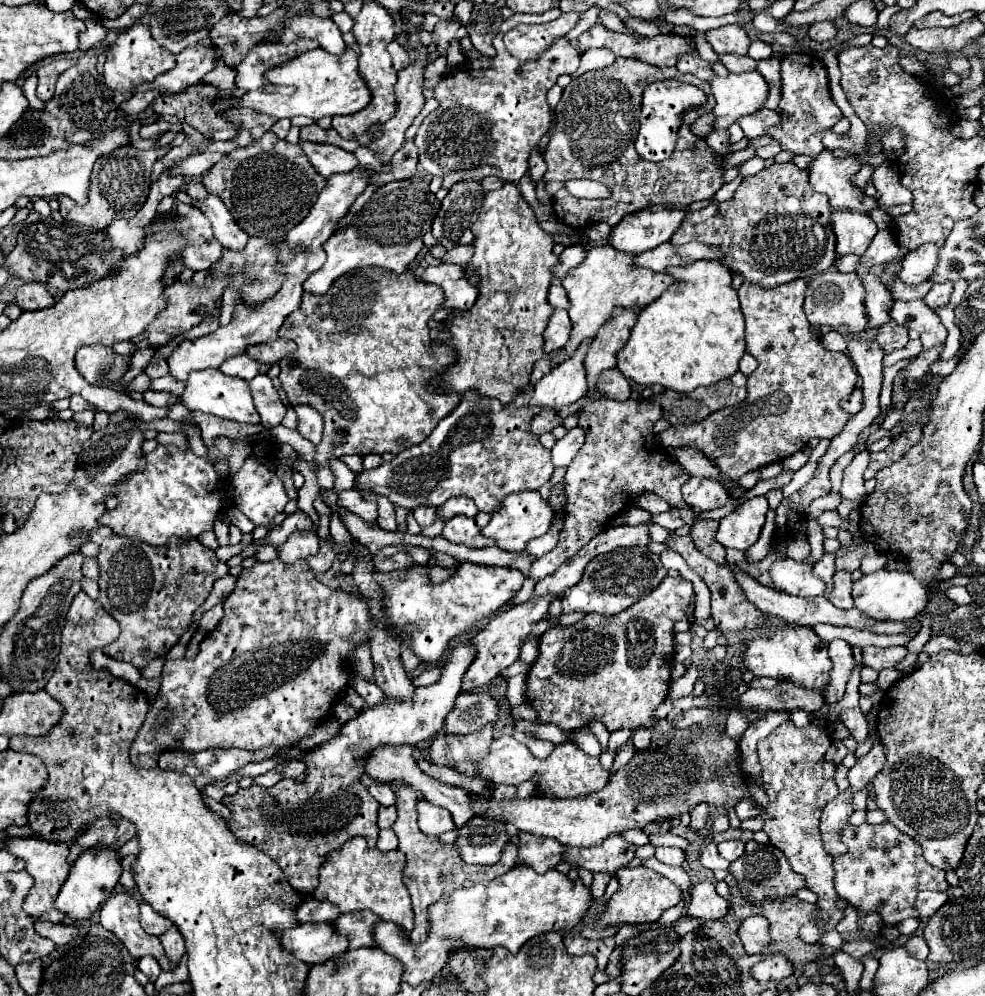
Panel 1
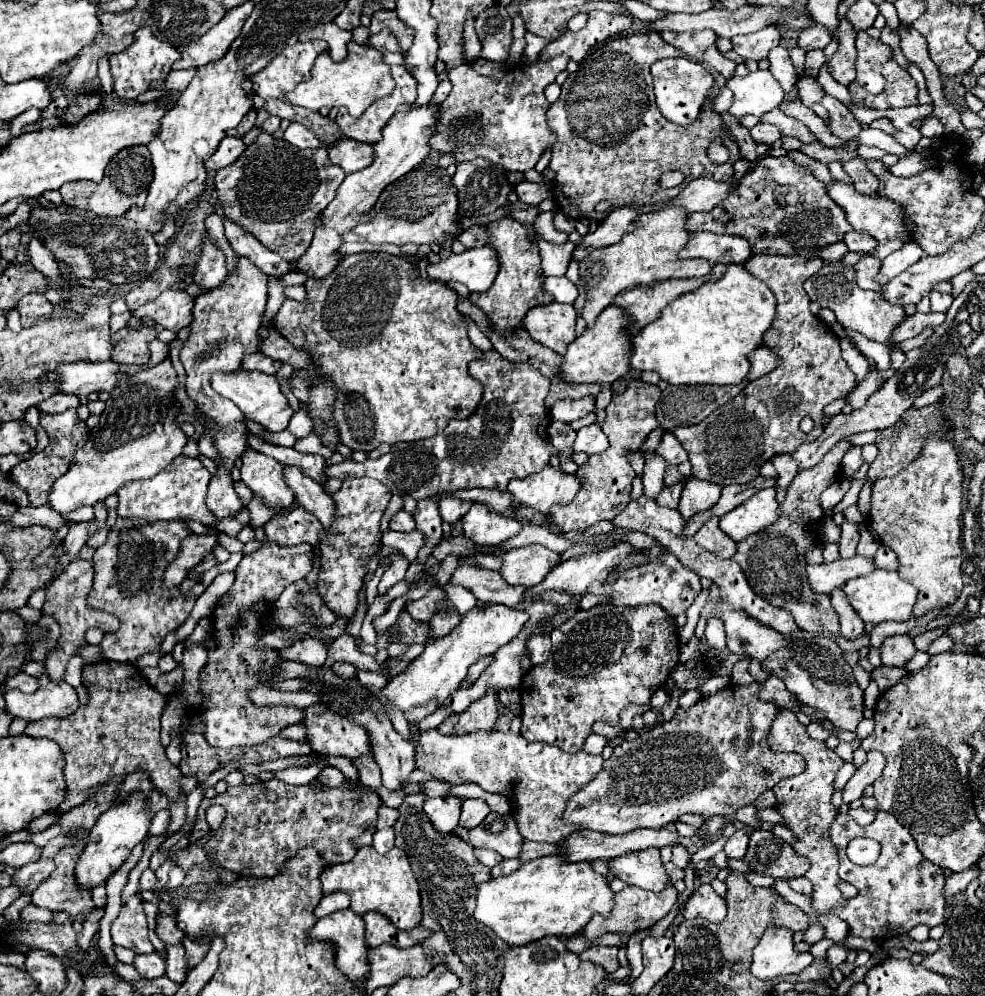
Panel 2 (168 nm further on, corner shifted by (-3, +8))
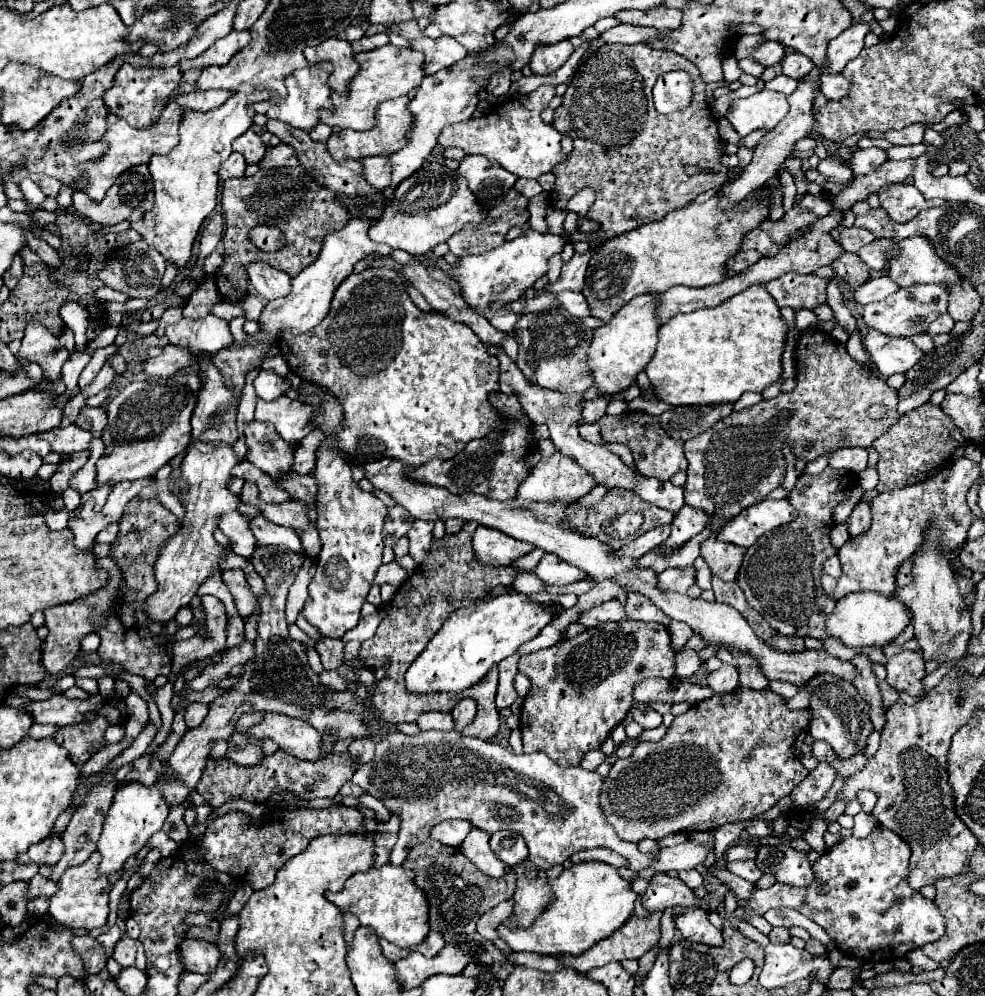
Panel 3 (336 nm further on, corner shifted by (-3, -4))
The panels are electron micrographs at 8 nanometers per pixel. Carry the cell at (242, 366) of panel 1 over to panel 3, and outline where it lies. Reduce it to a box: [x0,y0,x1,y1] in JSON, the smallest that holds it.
[253,371,291,401]

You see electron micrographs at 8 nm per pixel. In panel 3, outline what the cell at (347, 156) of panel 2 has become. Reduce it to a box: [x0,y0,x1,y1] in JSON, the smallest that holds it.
[361,157,391,187]

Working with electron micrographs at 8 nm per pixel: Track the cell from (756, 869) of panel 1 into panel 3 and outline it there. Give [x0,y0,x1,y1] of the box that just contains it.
[755,845,813,887]

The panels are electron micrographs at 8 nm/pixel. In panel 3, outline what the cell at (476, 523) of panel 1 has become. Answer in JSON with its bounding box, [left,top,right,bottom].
[473,525,535,567]

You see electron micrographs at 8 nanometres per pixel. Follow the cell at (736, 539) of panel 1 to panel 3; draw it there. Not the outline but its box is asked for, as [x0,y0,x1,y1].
[719,499,795,547]

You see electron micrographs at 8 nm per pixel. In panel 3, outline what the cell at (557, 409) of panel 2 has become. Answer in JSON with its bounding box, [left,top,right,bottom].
[581,395,611,423]

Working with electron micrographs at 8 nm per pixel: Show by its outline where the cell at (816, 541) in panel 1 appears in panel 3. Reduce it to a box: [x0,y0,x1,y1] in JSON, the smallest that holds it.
[859,466,878,490]

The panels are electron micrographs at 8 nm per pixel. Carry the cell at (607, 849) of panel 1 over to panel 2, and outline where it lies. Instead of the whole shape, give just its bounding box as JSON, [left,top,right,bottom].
[609,847,669,891]

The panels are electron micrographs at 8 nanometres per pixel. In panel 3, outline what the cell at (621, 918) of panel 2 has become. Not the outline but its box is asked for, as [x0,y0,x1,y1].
[559,913,661,973]

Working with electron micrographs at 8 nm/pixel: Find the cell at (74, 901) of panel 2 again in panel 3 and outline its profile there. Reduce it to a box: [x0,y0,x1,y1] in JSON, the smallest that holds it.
[49,853,111,929]

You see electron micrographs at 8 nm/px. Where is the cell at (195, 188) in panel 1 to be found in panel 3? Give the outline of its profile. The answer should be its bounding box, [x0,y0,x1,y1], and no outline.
[241,295,265,321]

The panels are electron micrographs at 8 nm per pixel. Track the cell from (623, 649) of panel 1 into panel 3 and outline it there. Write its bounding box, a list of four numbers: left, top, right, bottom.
[519,619,675,767]

